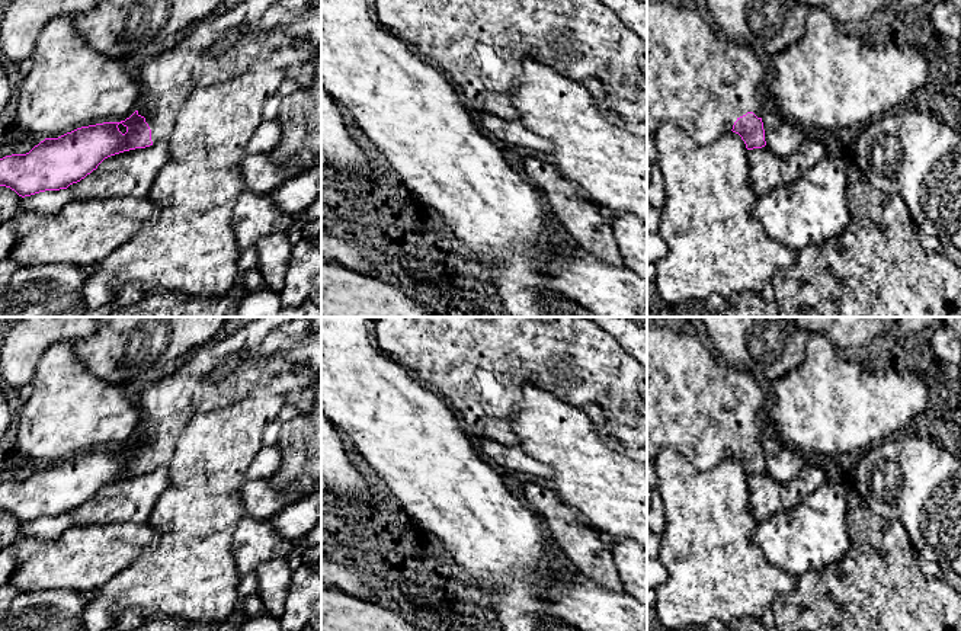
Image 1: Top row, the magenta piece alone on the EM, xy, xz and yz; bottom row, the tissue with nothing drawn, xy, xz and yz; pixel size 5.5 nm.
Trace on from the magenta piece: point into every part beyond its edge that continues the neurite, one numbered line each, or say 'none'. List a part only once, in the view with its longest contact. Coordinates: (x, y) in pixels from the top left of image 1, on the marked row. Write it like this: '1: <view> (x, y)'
1: yz (697, 80)

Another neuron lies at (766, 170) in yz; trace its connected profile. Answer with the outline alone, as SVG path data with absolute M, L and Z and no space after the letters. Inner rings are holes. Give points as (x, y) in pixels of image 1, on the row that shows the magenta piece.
M808 138L788 158L778 157L766 145L749 150L747 166L752 189L760 198L775 188L794 182L826 156L826 145Z

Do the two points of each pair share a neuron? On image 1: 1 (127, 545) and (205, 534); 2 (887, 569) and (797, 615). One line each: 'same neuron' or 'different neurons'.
1: different neurons
2: same neuron

